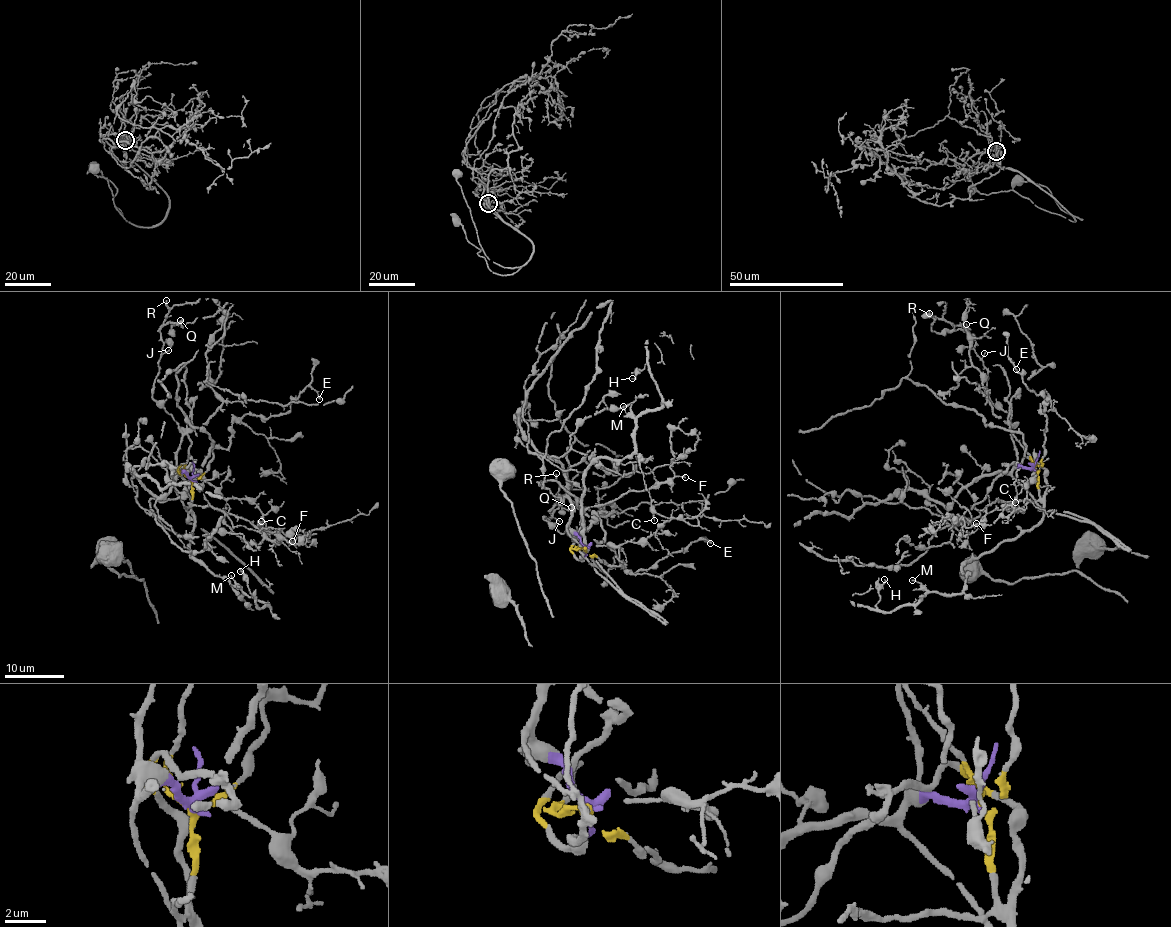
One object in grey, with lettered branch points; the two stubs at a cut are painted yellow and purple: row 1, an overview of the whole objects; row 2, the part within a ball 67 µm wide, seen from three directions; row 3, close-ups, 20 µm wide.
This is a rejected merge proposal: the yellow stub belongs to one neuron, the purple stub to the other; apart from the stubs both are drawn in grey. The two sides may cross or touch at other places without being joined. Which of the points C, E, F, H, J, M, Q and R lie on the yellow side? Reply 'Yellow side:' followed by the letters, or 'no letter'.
Yellow side: C, E, F, H, M

